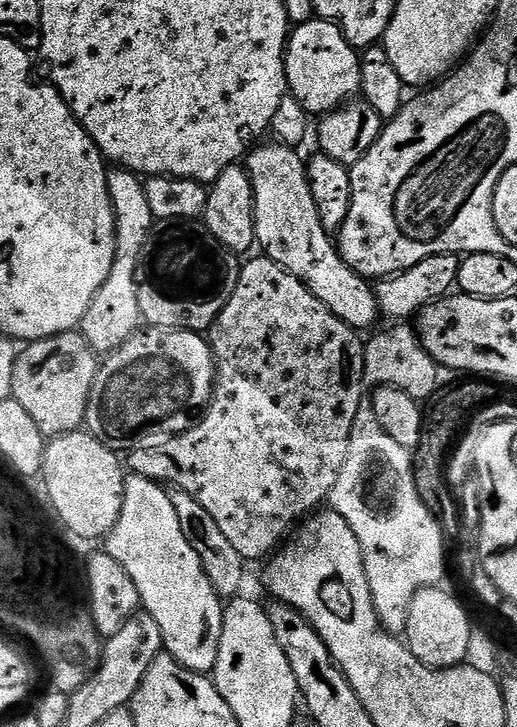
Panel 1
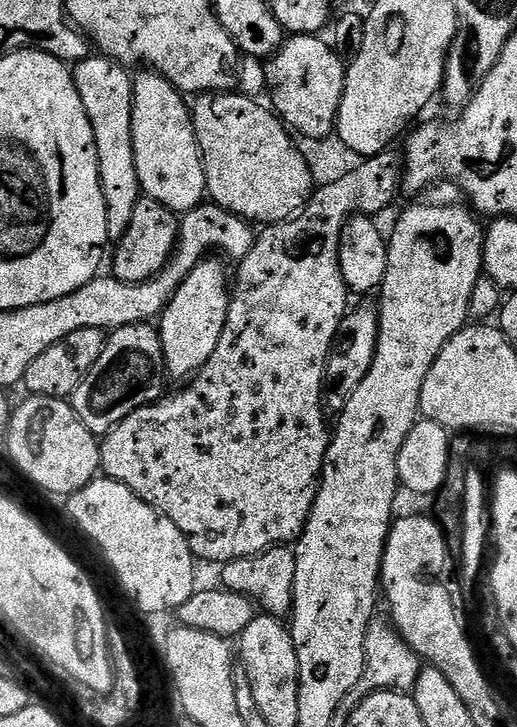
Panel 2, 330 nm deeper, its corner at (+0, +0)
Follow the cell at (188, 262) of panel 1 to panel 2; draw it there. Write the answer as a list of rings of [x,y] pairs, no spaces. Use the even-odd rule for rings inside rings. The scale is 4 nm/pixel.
[[[141,195],[126,234],[115,245],[116,257],[112,260],[111,275],[127,284],[140,284],[158,275],[172,258],[180,239],[180,220],[177,213],[164,208],[162,202]]]

